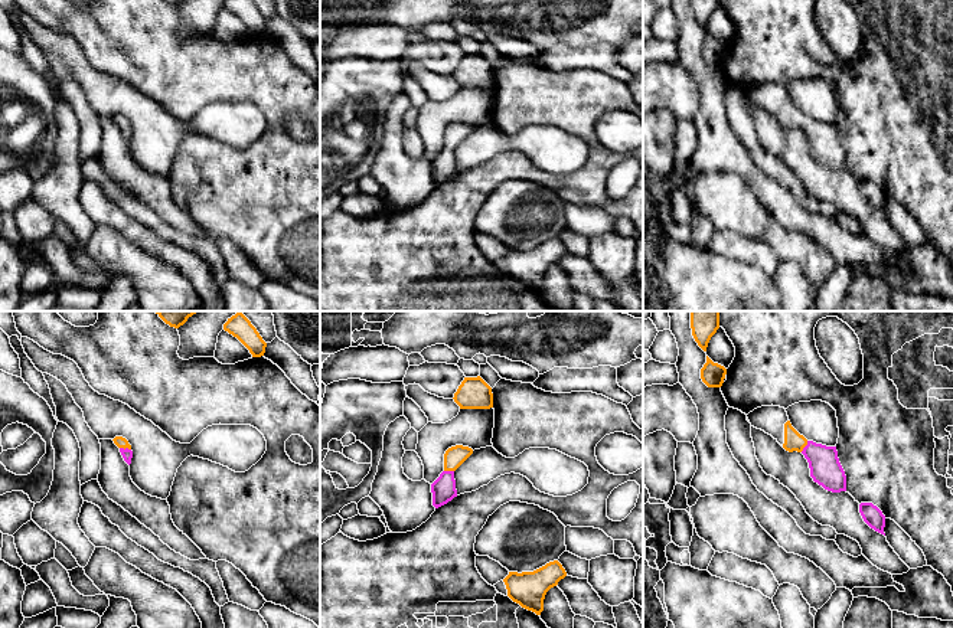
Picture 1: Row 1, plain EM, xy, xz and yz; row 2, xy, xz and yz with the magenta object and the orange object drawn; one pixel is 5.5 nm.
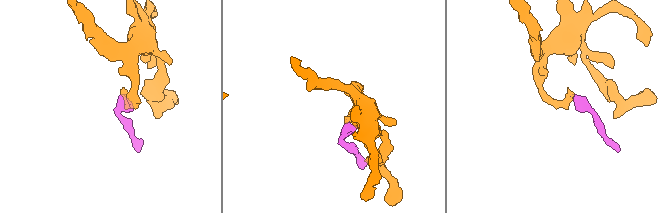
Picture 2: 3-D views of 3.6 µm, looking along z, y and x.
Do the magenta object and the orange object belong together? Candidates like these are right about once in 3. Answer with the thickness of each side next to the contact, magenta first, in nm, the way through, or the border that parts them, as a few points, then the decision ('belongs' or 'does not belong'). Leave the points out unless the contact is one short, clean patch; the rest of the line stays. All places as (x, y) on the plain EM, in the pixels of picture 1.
calibres 60 and 60 nm; way xy (127, 131), (126, 126), (121, 120); belongs

